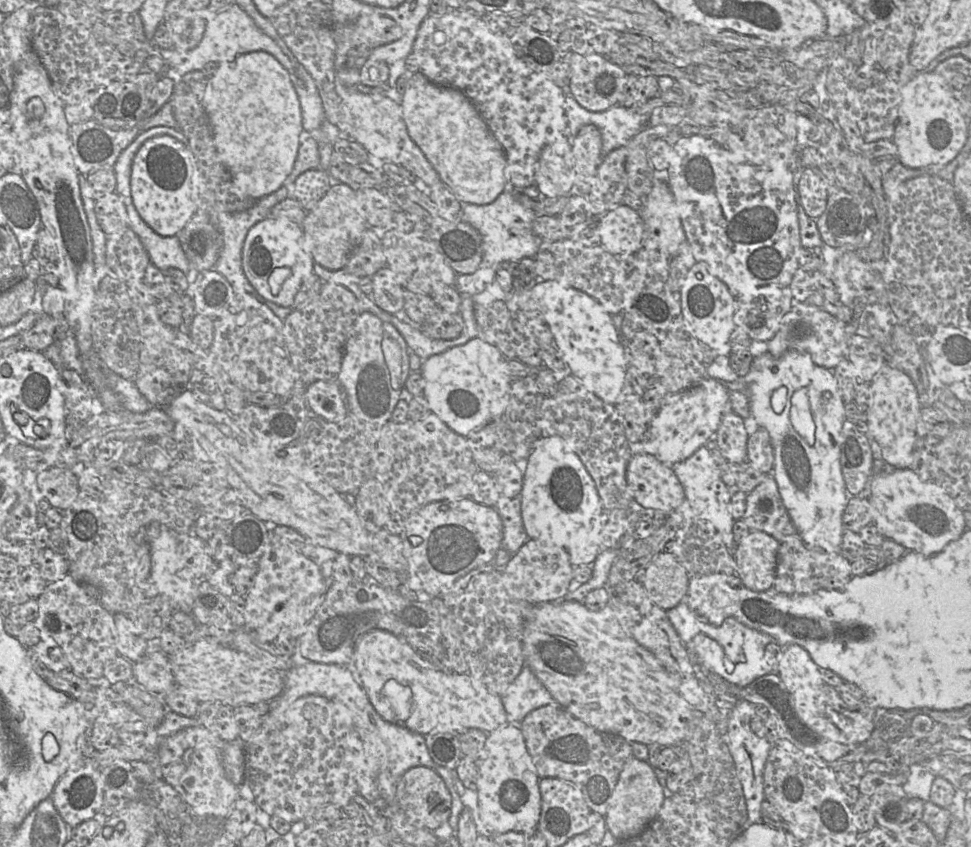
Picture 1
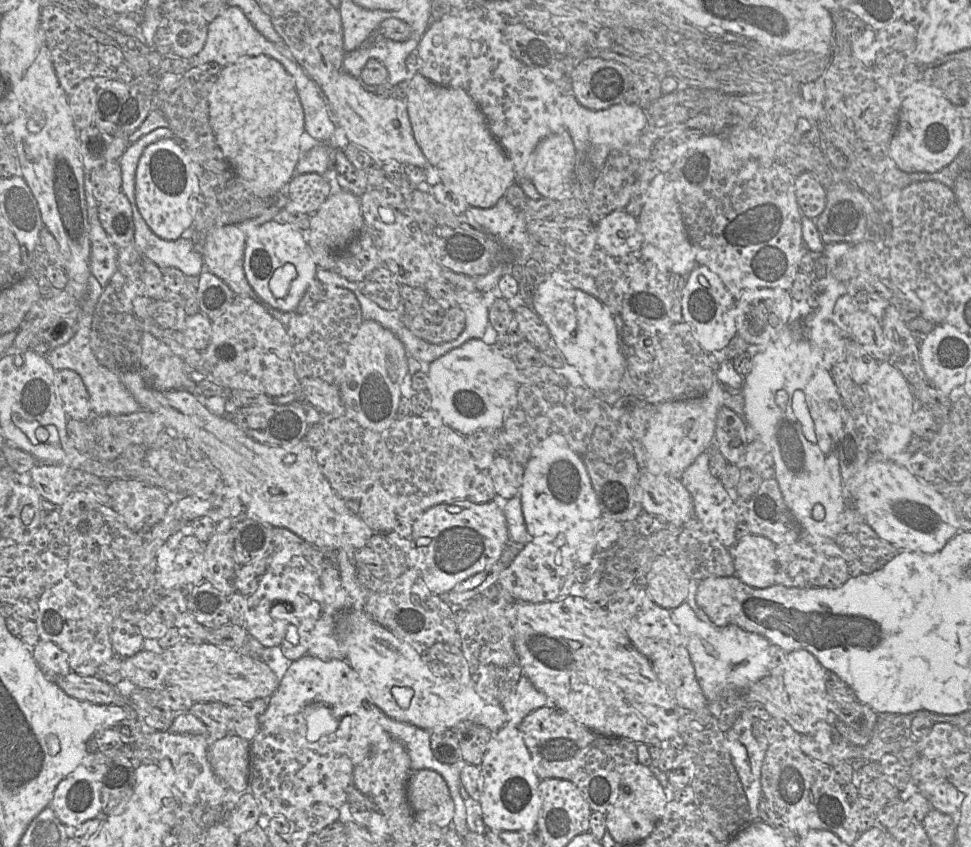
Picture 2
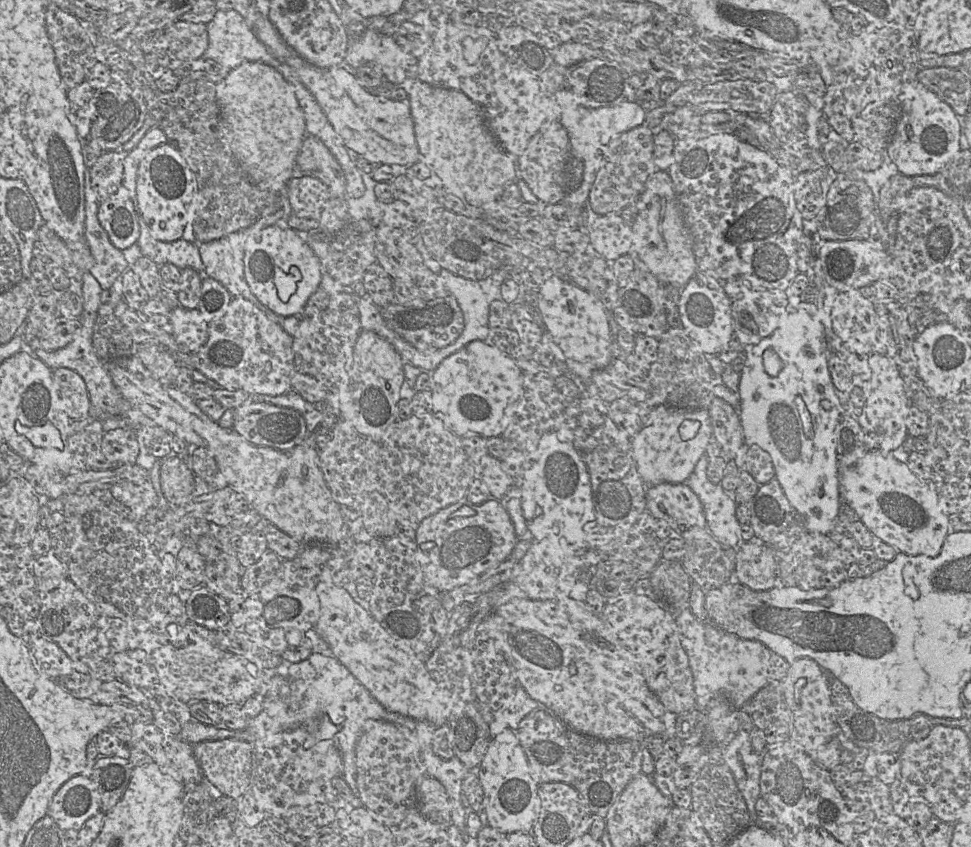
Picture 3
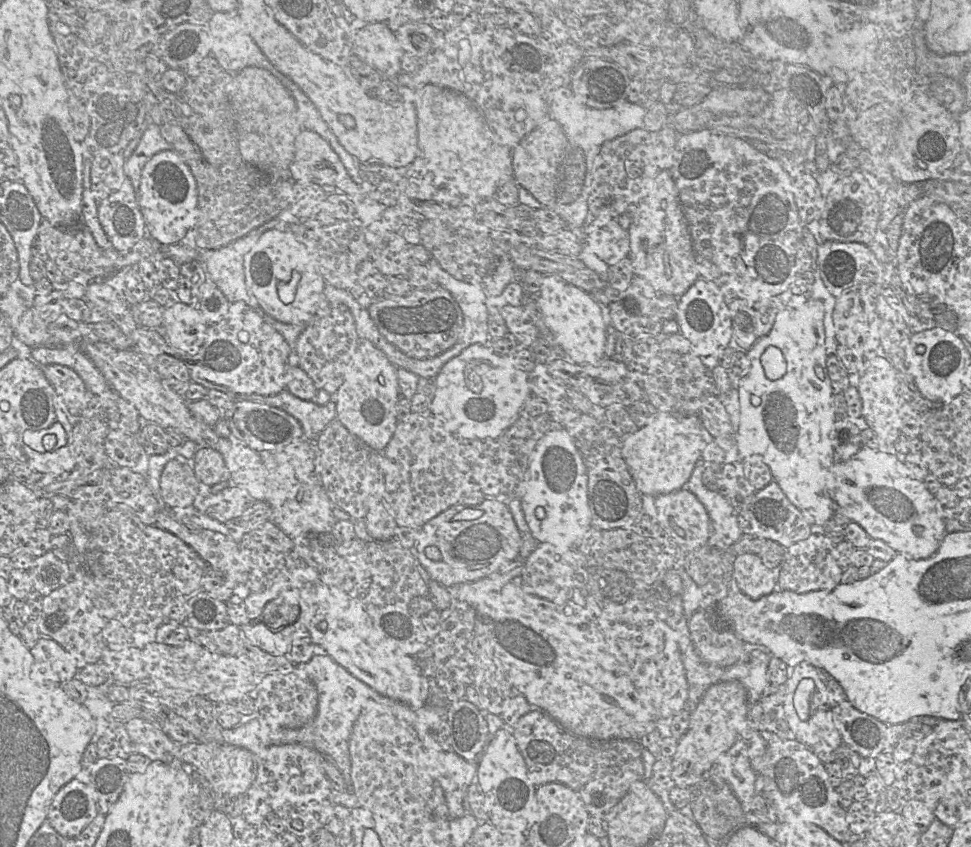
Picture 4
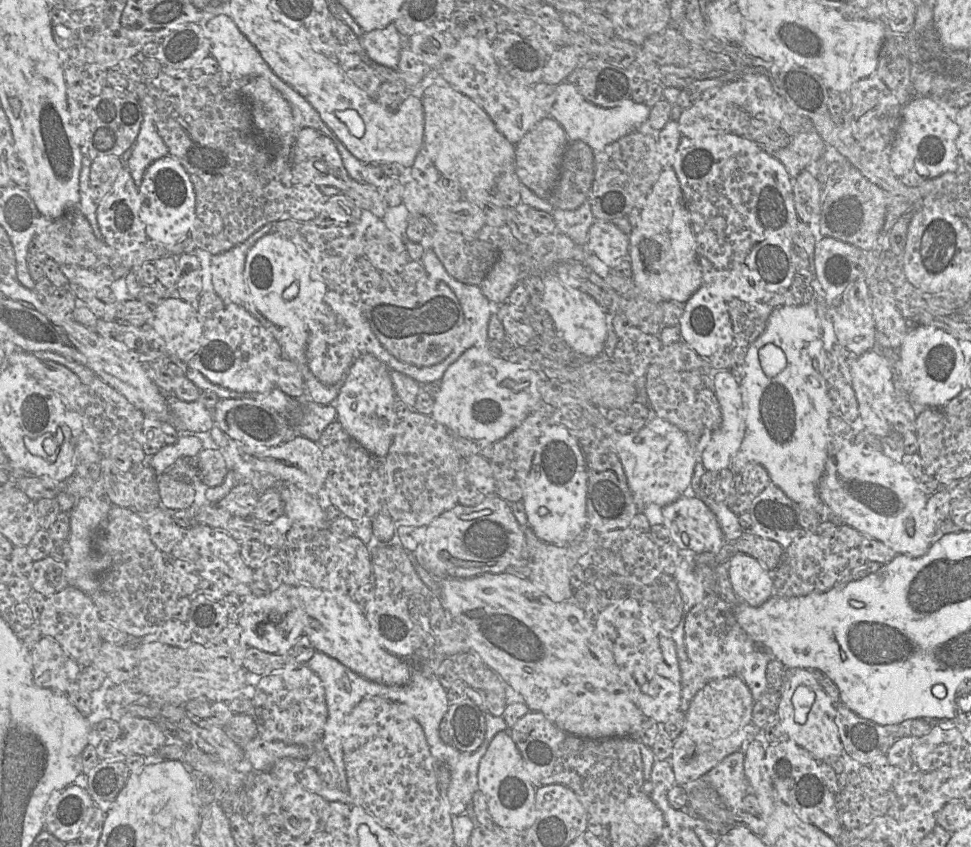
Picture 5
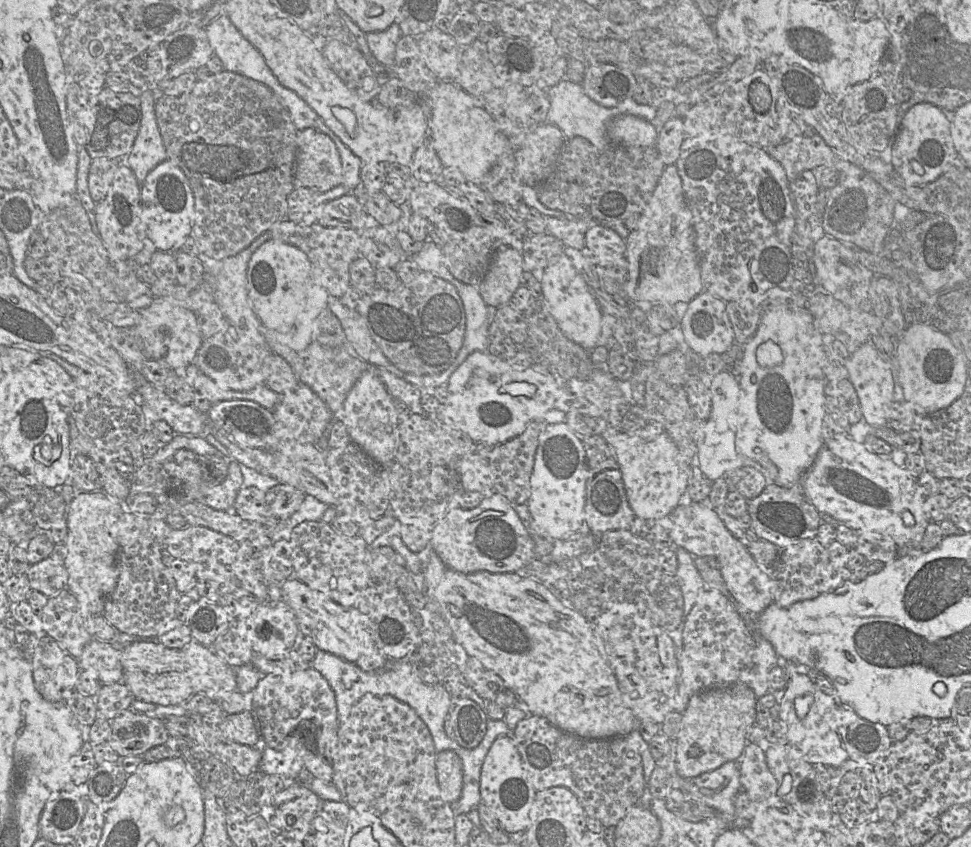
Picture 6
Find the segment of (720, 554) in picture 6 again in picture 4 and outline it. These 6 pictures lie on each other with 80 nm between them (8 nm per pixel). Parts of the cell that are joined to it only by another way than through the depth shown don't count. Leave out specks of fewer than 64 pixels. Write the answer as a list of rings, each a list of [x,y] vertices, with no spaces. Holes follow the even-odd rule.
[[[686,487],[655,496],[656,521],[684,552],[706,545],[712,536],[708,512]],[[739,554],[733,561],[733,587],[751,599],[759,599],[777,589],[777,572],[768,568],[755,554]]]

